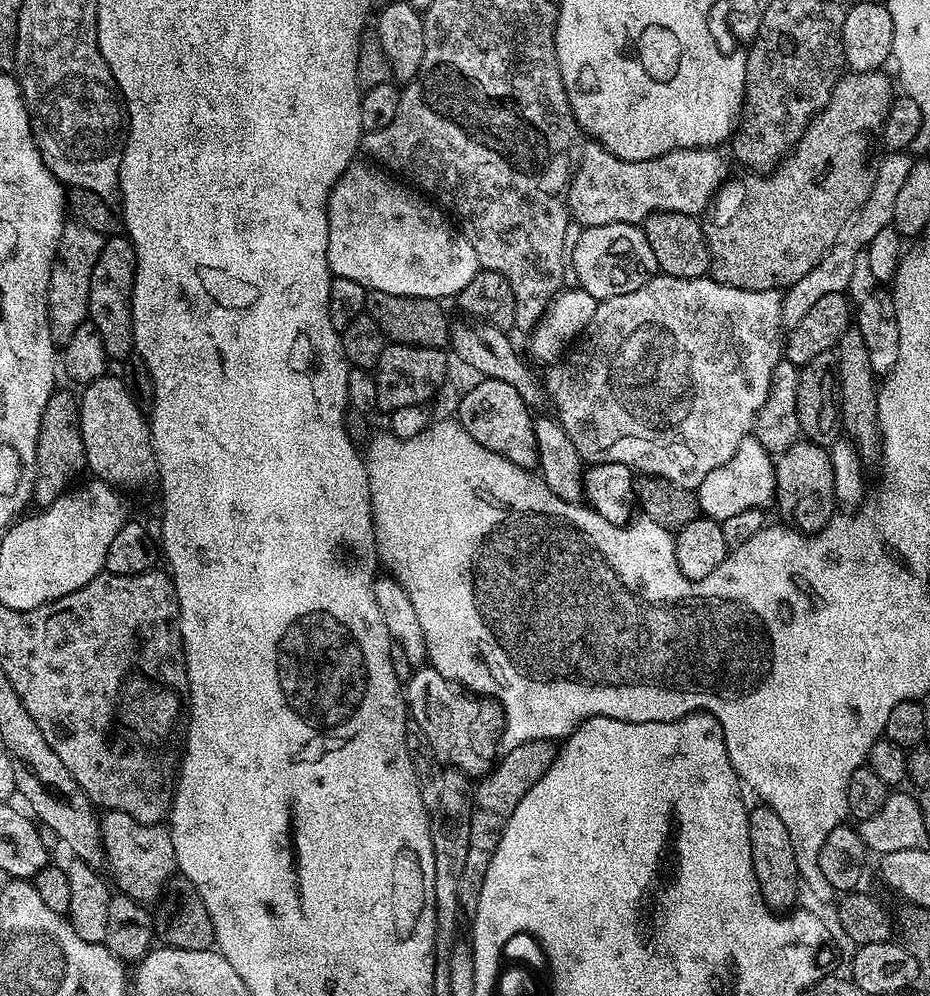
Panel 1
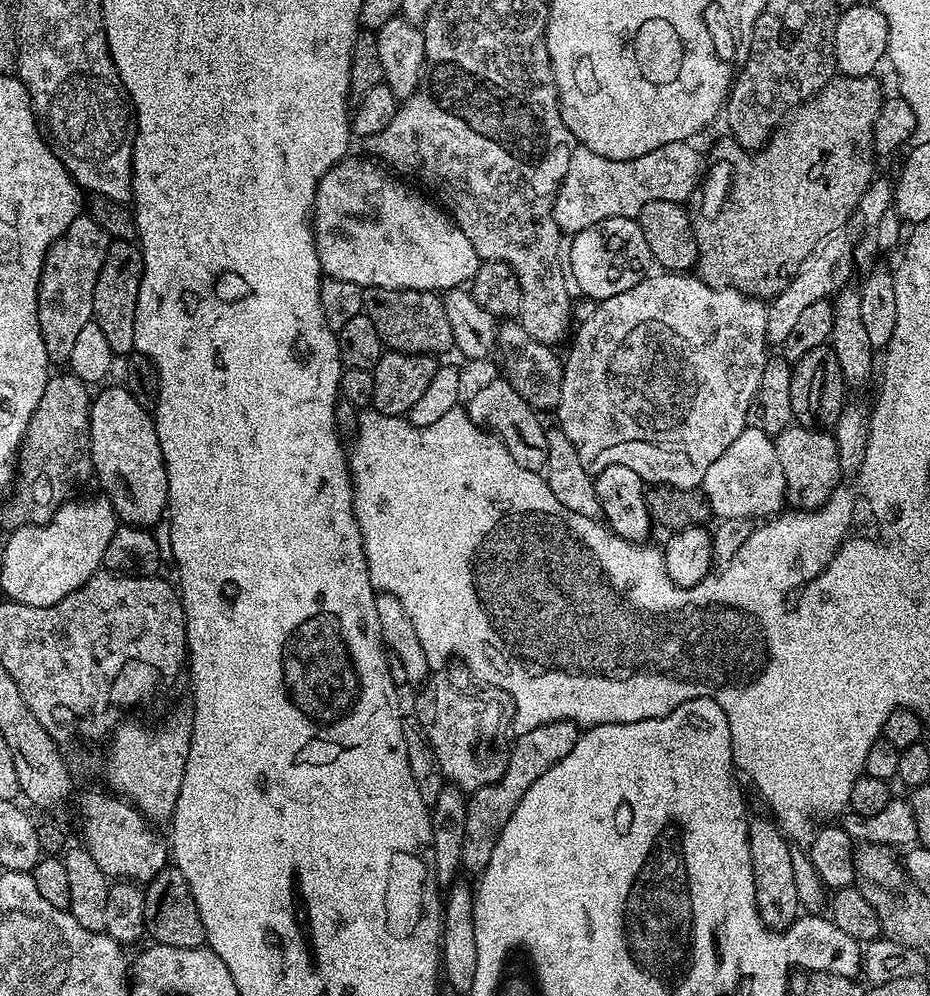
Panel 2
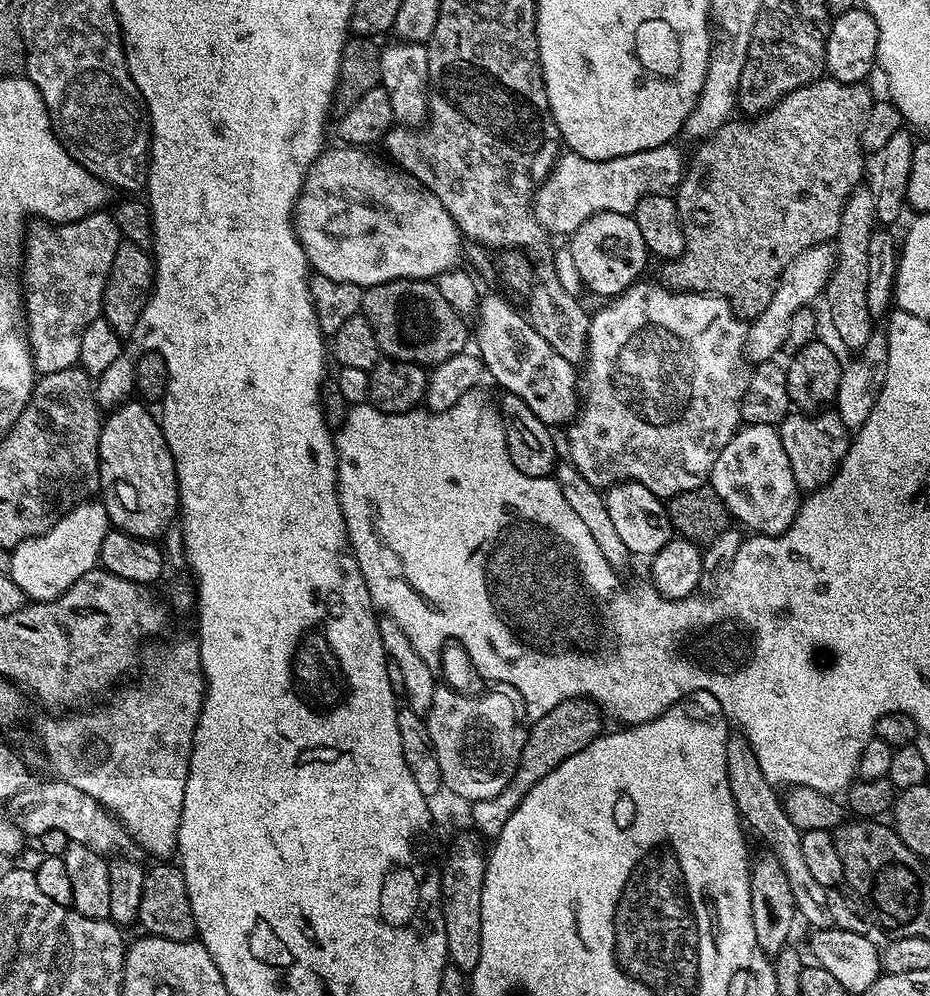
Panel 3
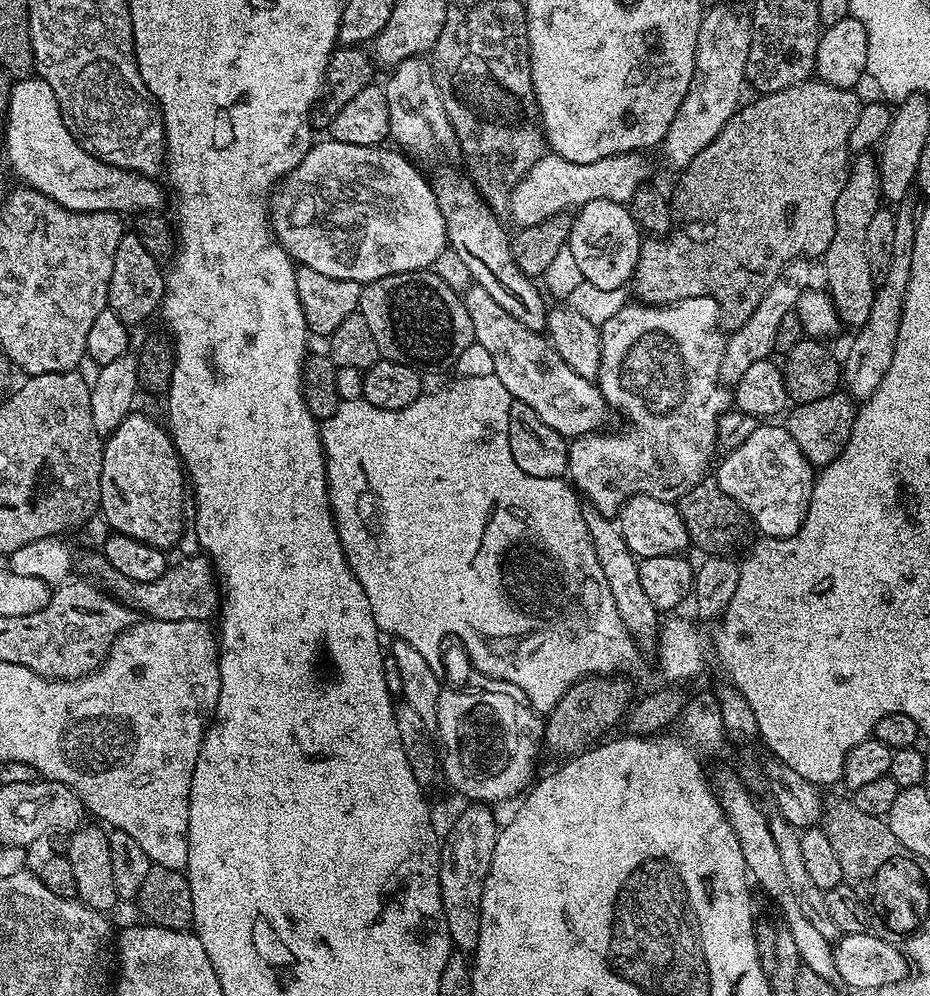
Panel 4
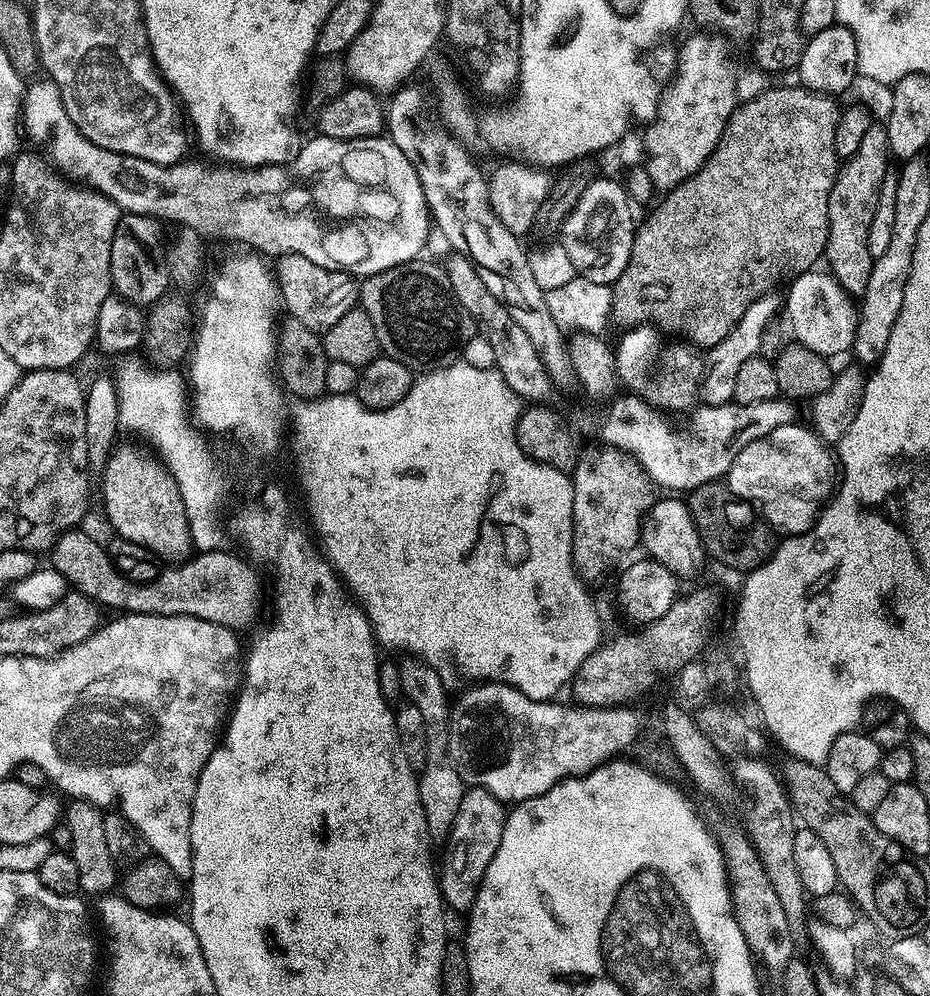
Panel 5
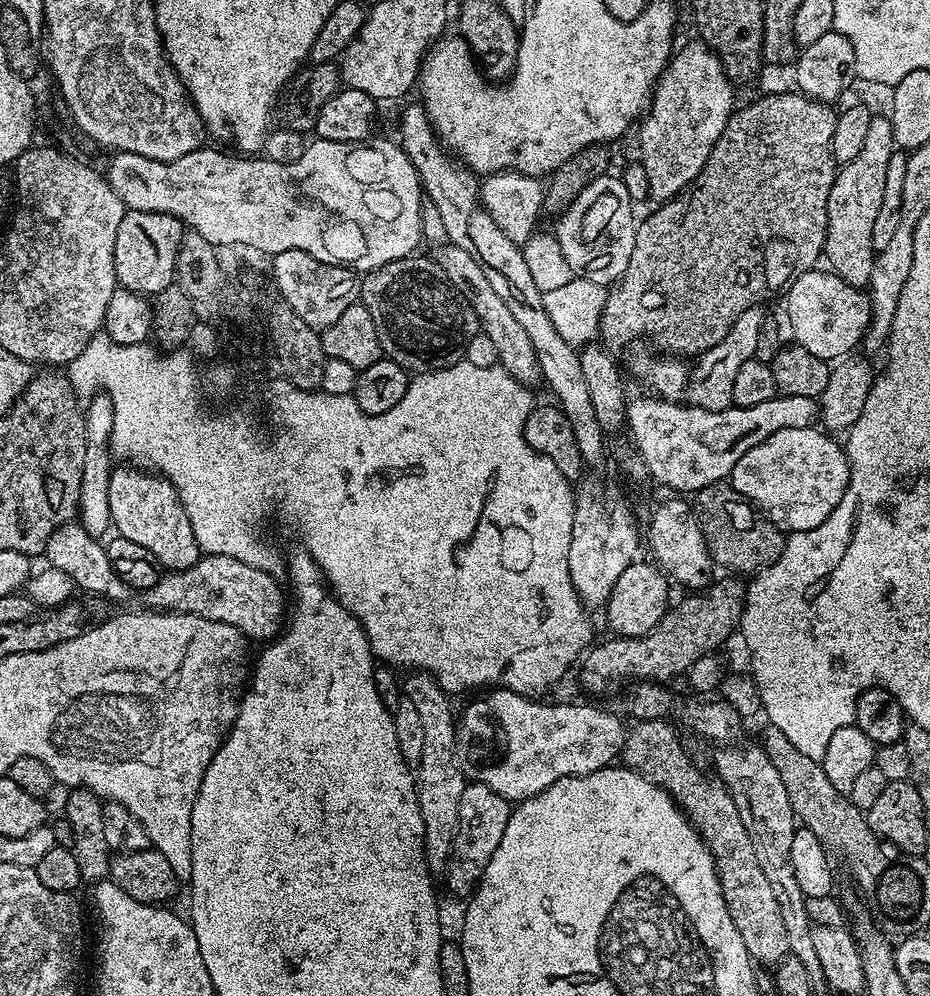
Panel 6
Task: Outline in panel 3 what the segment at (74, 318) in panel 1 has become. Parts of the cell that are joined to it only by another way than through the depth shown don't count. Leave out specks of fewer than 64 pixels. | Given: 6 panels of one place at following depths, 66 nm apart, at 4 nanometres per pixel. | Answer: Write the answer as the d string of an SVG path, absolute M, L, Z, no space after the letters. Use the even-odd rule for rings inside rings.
M107 211L91 212L86 218L66 224L36 222L27 229L22 245L22 299L26 317L28 345L32 347L32 364L37 373L57 372L77 367L82 350L82 330L101 315L104 306L106 278L114 262L114 254L122 243L115 220Z

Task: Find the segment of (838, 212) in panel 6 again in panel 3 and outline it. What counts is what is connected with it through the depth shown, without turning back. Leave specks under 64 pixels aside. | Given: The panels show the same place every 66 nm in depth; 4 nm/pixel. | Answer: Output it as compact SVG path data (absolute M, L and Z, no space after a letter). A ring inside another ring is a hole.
M861 186L853 190L844 204L840 225L834 237L836 264L832 277L822 293L822 300L828 303L828 316L836 336L848 348L862 349L874 332L874 317L866 307L866 282L870 278L868 247L874 229L877 227L875 210L876 193L871 187Z

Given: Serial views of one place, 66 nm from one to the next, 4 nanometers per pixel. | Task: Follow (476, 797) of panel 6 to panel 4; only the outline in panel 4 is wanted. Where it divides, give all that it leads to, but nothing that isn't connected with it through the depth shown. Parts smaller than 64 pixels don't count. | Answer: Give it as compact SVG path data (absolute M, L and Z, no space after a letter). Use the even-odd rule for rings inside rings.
M472 802L456 816L452 829L442 840L440 850L440 893L446 926L450 930L453 949L460 954L475 953L478 946L482 890L486 874L490 874L490 862L494 858L494 846L498 835L496 816L484 802Z

